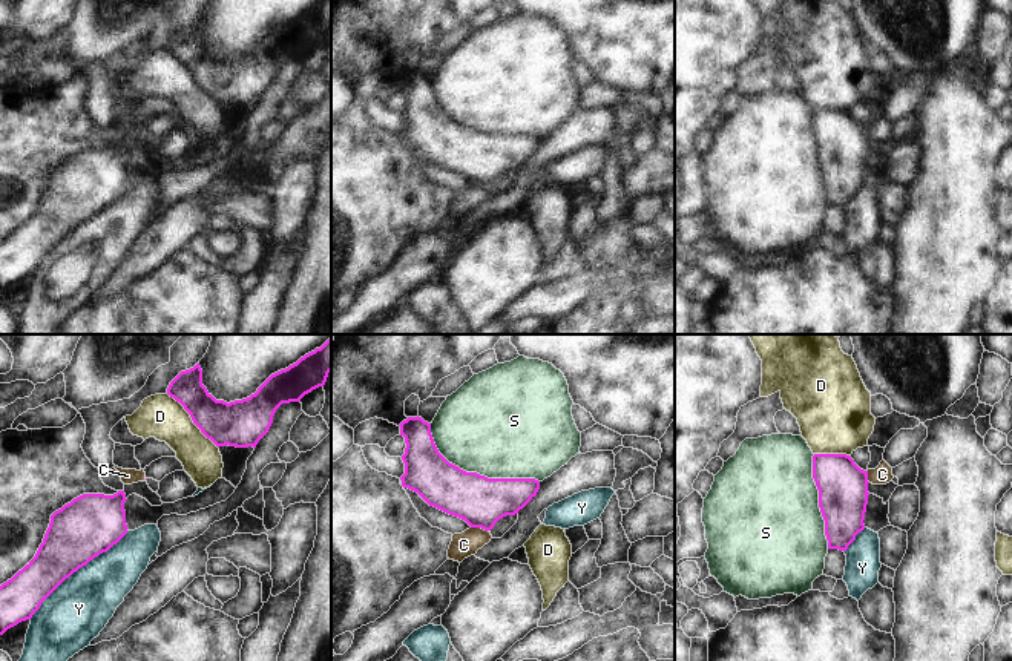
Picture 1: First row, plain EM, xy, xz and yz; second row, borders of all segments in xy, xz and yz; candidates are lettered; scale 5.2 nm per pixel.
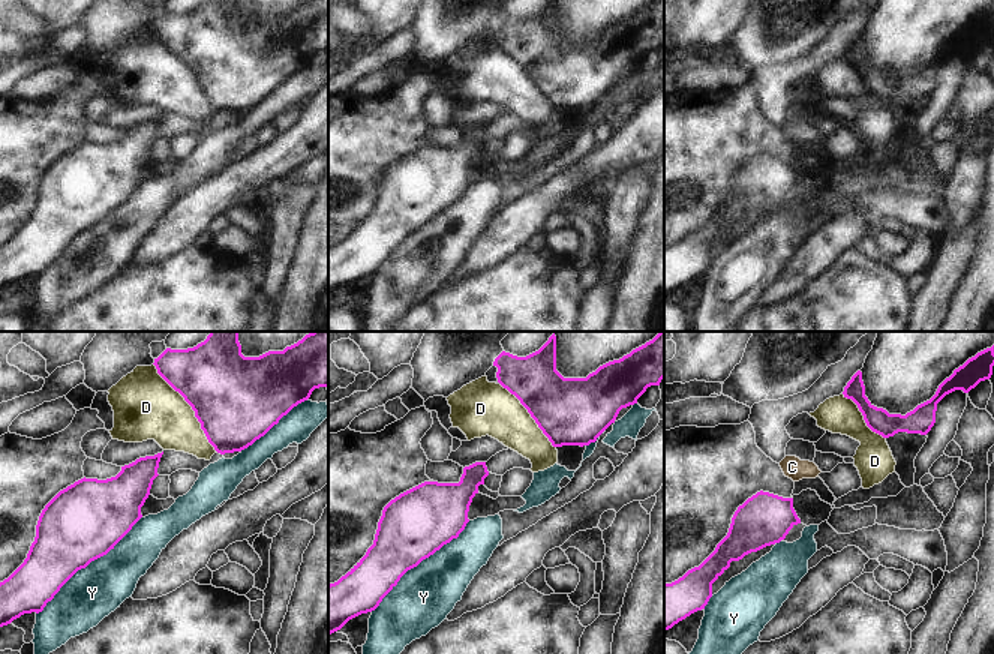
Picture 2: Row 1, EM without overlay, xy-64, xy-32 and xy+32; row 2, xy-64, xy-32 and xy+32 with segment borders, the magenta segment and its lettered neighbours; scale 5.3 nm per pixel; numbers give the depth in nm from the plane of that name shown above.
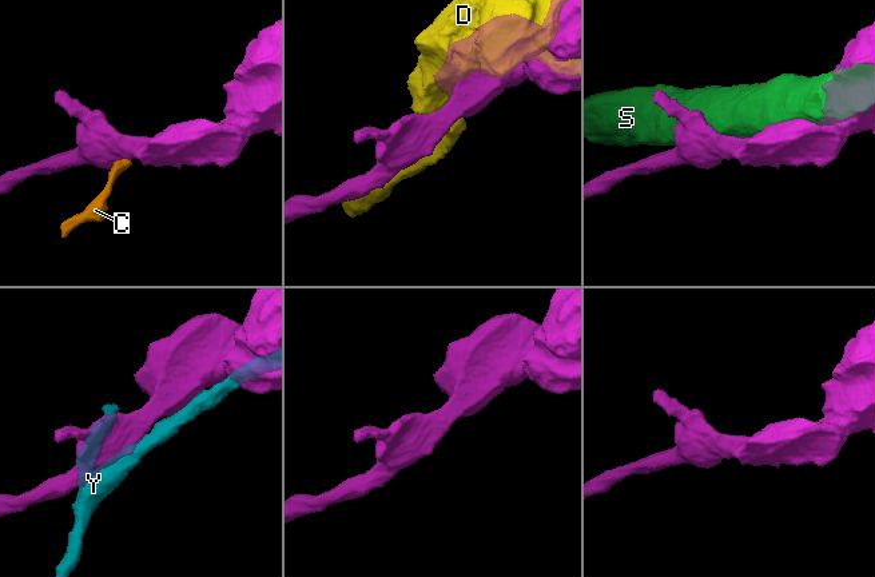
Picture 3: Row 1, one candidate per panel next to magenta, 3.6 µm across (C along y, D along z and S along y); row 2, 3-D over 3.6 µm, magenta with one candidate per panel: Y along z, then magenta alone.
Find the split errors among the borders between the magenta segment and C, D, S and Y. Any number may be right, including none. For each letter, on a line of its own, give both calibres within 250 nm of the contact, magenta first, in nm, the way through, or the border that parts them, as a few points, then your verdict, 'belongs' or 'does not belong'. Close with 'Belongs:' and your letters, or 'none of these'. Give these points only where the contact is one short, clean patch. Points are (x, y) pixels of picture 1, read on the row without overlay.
C: 260 nm thick on the magenta side, 130 nm on the other; border along xz (471, 183), (480, 183), (488, 187); does not belong
D: 240 nm thick on the magenta side, 240 nm on the other; does not belong
S: 260 nm thick on the magenta side, 500 nm on the other; does not belong
Y: 320 nm thick on the magenta side, 320 nm on the other; does not belong
Belongs: none of these

